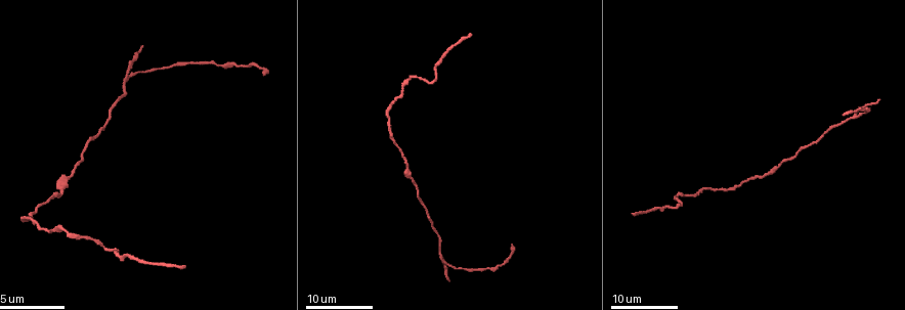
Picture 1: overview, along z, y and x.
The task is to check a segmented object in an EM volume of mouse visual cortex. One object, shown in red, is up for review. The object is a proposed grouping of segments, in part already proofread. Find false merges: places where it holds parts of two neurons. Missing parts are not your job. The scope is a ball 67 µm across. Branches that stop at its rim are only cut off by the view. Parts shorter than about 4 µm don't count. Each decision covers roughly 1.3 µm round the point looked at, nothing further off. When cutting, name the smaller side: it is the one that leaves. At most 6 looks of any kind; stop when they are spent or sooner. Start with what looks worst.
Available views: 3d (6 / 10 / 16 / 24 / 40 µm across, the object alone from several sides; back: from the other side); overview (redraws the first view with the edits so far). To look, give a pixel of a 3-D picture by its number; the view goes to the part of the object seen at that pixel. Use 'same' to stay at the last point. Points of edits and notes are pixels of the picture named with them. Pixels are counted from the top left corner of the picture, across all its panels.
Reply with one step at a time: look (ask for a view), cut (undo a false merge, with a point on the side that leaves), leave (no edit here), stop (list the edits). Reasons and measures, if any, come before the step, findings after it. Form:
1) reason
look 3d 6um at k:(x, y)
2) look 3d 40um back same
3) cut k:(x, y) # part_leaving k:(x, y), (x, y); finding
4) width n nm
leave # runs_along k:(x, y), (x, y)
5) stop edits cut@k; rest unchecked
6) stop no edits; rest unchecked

look 3d 24um at 1:(64, 184)

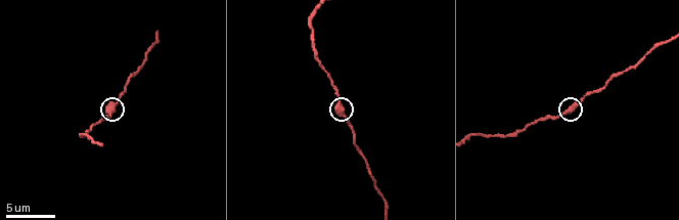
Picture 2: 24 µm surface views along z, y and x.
zoom in
look 3d 6um at 2:(565, 111)

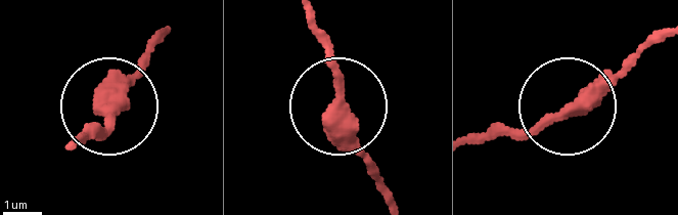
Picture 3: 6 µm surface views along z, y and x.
look 3d 6um back at 3:(115, 105)

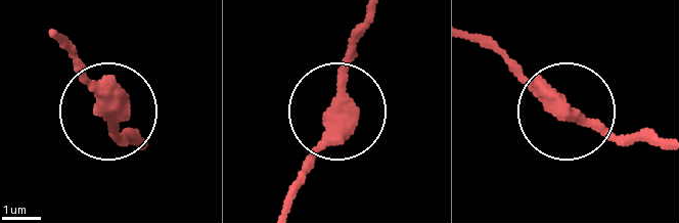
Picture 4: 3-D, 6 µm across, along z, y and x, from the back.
side_arm 32 um
leave # all the same neuron

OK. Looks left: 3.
thick turns thin
look 3d 16um at 1:(75, 237)

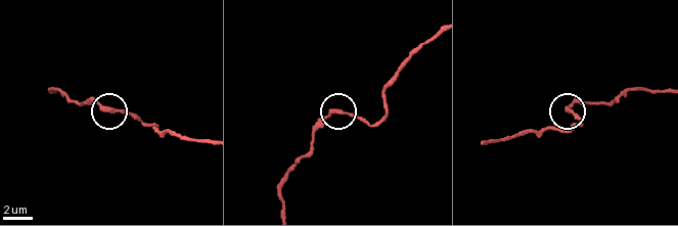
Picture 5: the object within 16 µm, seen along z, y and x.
look 3d 6um at 5:(337, 110)

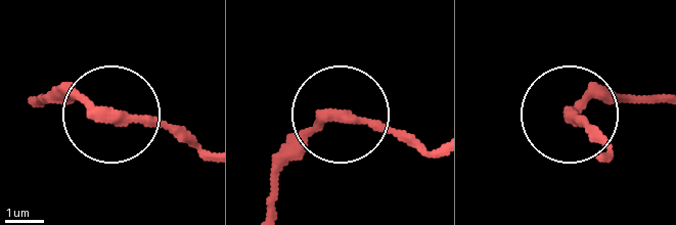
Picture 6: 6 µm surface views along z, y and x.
look 3d 6um back at 6:(342, 117)

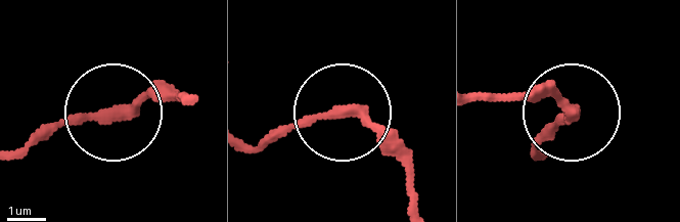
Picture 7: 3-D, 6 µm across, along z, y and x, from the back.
width 270 nm
leave # one neuron here

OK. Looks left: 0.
stop no edits; rest unchecked

